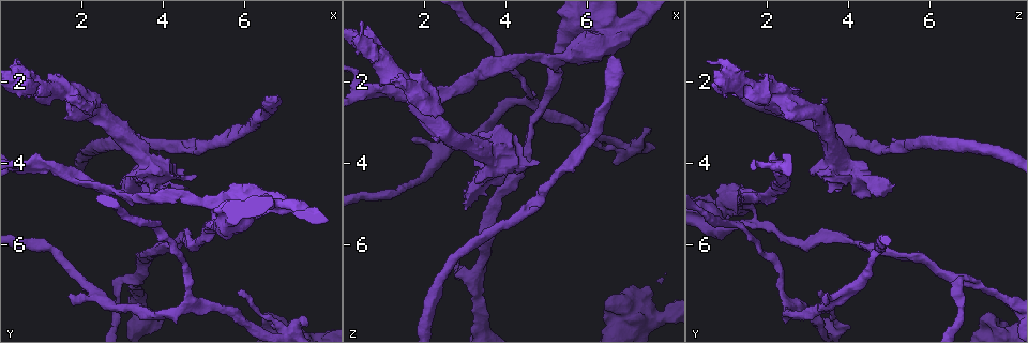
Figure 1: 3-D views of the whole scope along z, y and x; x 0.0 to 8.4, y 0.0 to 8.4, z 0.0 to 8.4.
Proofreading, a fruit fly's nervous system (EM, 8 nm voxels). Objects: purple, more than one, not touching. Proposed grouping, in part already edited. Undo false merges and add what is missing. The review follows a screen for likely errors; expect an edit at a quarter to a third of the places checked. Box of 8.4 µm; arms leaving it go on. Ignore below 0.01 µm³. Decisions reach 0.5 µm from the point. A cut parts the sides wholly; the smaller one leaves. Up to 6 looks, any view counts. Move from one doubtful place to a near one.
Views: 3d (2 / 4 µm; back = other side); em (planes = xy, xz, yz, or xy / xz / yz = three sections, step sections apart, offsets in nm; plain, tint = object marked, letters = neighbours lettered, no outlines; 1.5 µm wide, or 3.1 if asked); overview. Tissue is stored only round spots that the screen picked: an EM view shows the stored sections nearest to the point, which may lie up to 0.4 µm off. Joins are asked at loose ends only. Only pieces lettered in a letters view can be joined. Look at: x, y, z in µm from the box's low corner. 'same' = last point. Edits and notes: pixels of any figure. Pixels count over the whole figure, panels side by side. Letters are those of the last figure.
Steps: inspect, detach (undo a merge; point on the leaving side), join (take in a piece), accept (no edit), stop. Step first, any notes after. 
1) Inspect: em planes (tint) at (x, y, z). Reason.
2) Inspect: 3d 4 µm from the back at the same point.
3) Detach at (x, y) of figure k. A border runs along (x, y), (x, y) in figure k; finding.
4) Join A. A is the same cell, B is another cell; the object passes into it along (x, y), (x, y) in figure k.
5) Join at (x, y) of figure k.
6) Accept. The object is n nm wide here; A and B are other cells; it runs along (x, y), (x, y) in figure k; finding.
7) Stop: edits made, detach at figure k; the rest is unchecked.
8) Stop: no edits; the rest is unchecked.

Inspect: em planes (tint) at (7.45, 8.00, 3.10). Branch stops here.

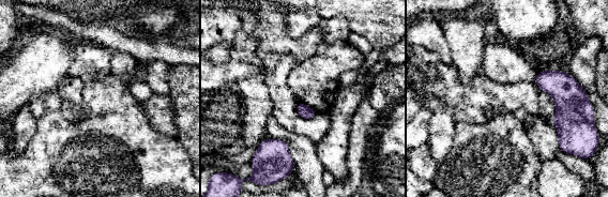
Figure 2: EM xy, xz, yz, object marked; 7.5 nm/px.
Inspect: em planes (letters) at the same point. What lies round it.

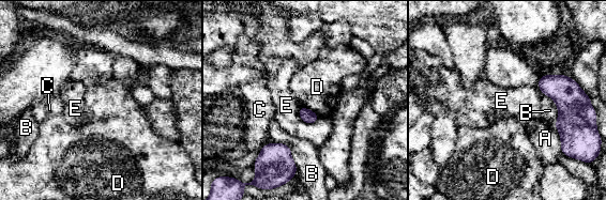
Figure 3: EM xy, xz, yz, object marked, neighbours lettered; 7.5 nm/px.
Accept. The object is 100 nm wide here; A, B, C, D and E are other cells; none of them fits.

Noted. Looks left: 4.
Inspect: 3d 2 µm at (5.85, 7.15, 3.35). Tapers out.

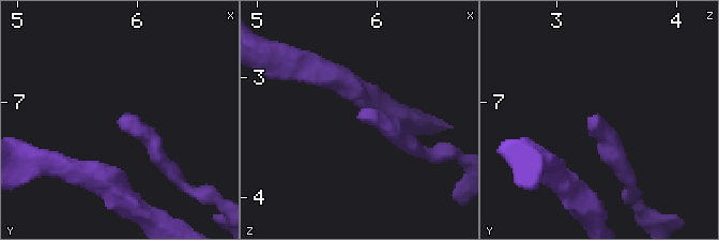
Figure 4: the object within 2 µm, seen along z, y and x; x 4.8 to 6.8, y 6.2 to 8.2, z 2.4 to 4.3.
Inspect: em planes (tint) at (5.82, 7.16, 3.32).

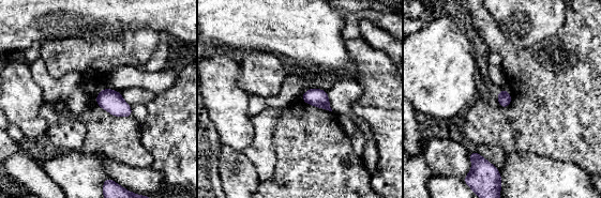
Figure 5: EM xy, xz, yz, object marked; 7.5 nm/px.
Inspect: em planes (letters) at the same point. See the neighbours.

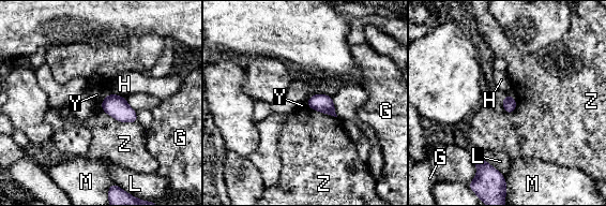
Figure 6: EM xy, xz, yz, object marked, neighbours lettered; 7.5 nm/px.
Accept. G, H, L, M, Y and Z are other cells; a border runs along (107, 94), (100, 103) in figure 6; no lettered piece goes on from it.

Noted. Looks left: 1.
Stop: no edits; the rest is unchecked.

